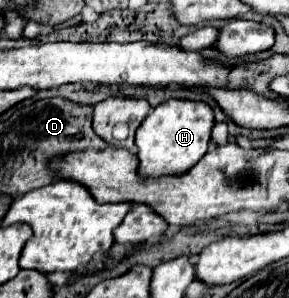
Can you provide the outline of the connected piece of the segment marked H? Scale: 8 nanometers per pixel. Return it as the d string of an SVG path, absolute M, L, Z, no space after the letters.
M169 98L155 106L151 114L137 128L135 144L139 146L139 172L141 176L165 176L187 172L195 162L203 158L209 148L211 128L215 124L213 108L203 100Z

